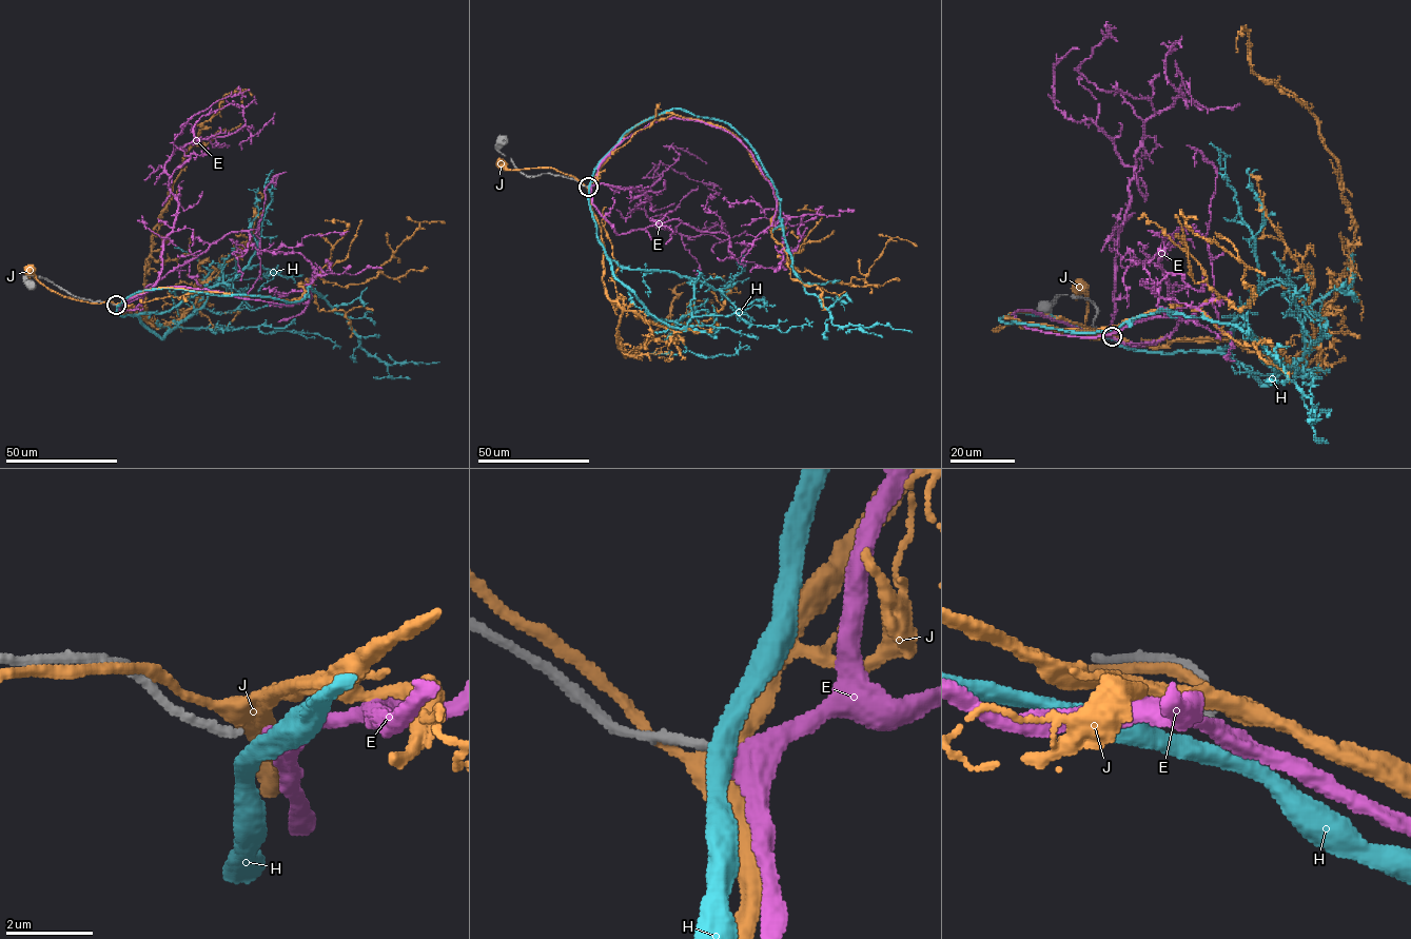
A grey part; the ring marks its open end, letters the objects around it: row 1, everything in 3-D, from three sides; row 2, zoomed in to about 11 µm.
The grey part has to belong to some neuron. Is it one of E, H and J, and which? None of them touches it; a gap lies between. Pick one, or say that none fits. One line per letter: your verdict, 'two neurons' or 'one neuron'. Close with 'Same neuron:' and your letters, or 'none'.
E: one neuron
H: two neurons
J: two neurons
Same neuron: E

